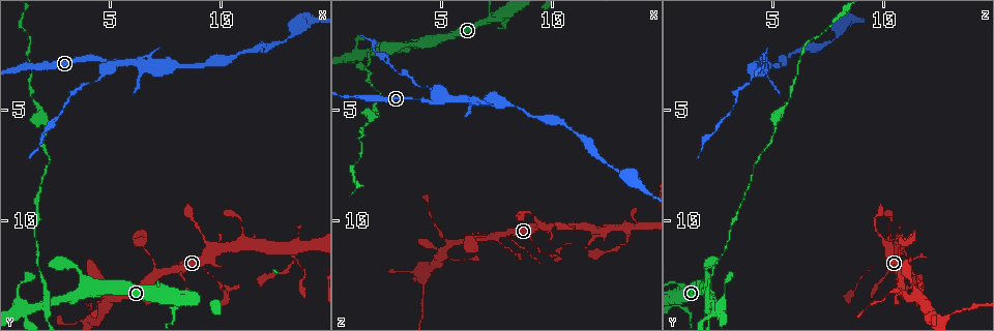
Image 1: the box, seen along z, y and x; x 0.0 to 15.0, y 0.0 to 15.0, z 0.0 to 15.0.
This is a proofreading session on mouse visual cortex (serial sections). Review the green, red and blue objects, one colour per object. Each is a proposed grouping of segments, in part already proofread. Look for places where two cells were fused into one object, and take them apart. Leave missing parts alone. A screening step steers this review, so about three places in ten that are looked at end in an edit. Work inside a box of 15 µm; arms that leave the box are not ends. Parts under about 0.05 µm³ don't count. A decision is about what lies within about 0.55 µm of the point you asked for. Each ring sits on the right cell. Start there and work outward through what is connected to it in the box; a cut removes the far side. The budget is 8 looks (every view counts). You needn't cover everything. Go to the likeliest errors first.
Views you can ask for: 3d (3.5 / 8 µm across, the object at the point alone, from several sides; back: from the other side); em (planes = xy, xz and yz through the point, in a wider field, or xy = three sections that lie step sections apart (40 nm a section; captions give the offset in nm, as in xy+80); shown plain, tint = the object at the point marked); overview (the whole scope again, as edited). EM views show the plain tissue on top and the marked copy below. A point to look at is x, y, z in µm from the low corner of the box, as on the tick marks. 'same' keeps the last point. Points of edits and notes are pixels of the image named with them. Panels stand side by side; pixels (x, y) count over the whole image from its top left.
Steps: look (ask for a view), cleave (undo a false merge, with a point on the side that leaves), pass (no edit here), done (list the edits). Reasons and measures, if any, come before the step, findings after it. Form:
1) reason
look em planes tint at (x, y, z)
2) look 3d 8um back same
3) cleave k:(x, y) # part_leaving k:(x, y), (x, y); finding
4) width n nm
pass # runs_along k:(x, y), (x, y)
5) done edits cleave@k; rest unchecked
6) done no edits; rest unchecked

abrupt turn
look 3d 3.5um at (2.0, 13.8, 2.3)

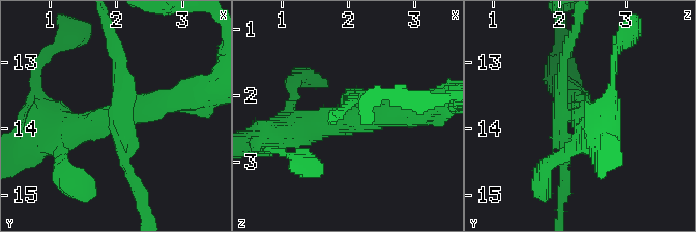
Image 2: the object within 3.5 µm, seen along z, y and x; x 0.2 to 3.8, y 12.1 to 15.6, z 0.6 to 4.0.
arm_widths 150, 200, 400, 450 nm
pass # runs_along 2:(178, 96), (99, 125), (55, 128); one cell here

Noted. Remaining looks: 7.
sharp bend
look 3d 3.5um at (2.0, 5.3, 5.4)

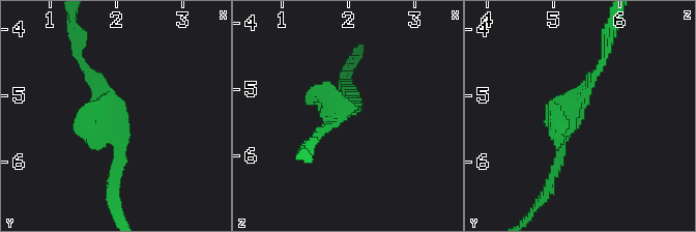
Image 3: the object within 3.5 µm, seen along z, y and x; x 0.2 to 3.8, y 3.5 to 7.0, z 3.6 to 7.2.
shape alone is not enough
look em xy step 2 tint at (1.90, 5.20, 5.25)

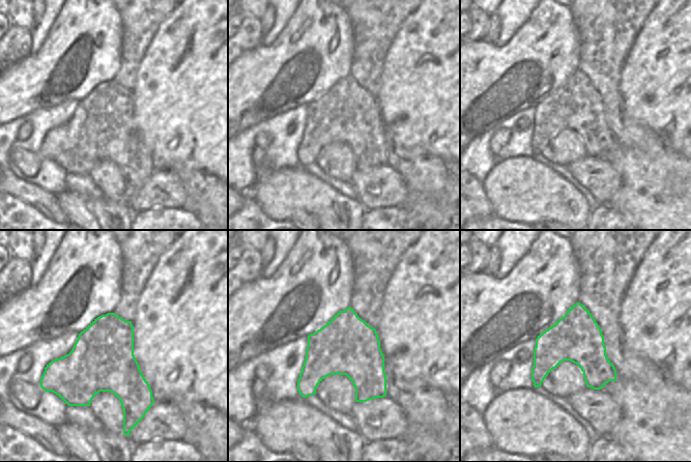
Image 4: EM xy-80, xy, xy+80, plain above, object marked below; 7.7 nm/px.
another direction
look em xy step 3 tint same

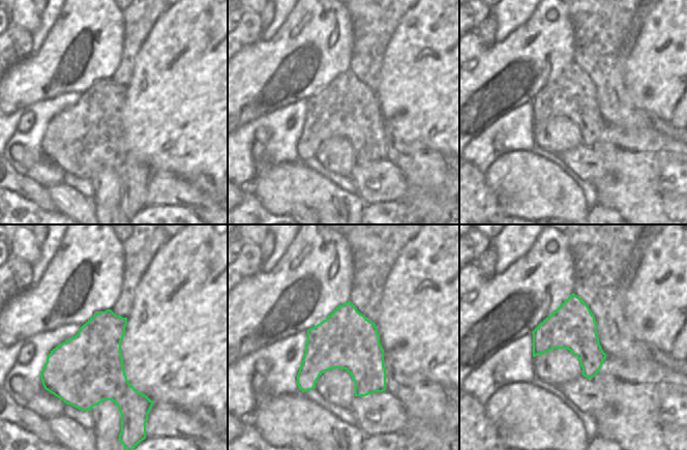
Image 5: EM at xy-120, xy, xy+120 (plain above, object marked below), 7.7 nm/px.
pass # runs_along 3:(554, 173), (573, 107), (605, 58); continuous, no second cell

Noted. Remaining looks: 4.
thick turns thin
look 3d 8um at (7.2, 12.3, 10.7)

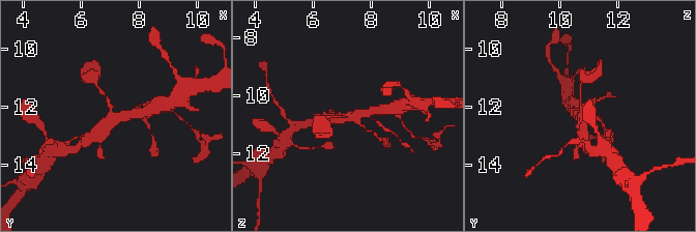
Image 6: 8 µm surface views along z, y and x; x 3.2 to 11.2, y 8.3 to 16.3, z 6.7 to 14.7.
arms 4; arm_widths 100, 150, 300, 400 nm; shape alone is not enough
look em xy step 2 tint at (7.1, 12.3, 10.7)

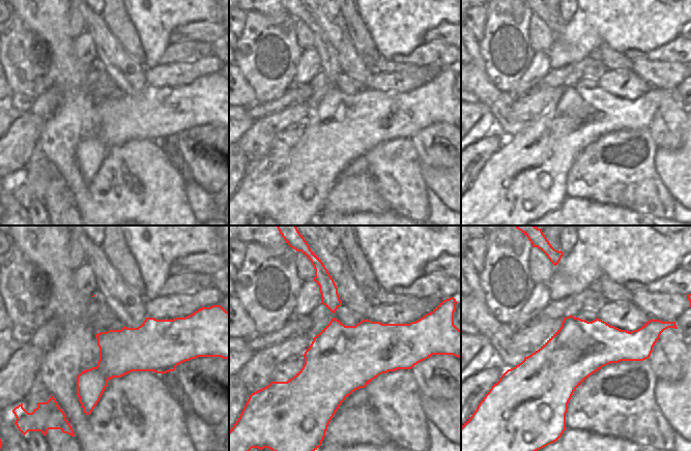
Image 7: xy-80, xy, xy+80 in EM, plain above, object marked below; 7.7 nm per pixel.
pass # runs_along 6:(141, 112), (113, 117), (91, 137); one cell here

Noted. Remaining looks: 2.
done no edits; rest unchecked

